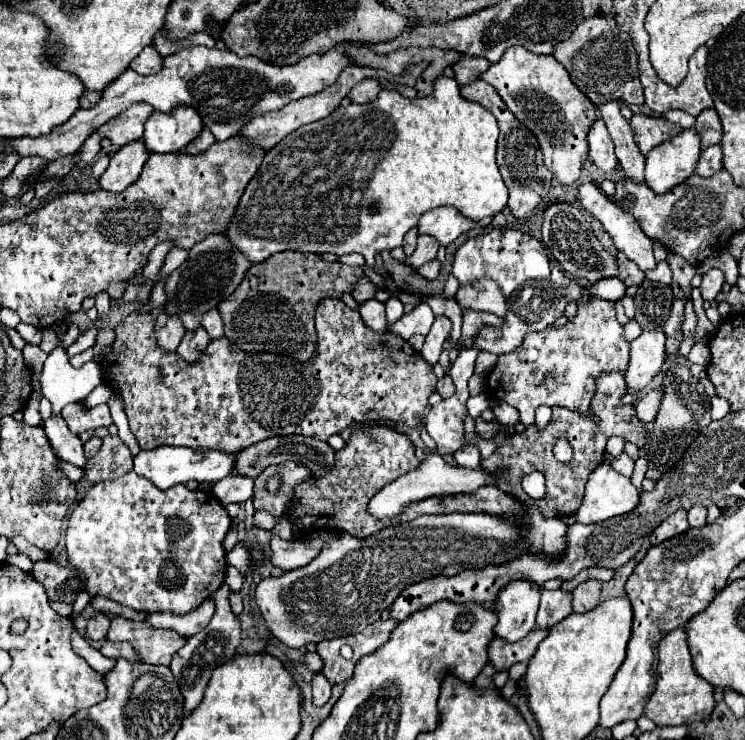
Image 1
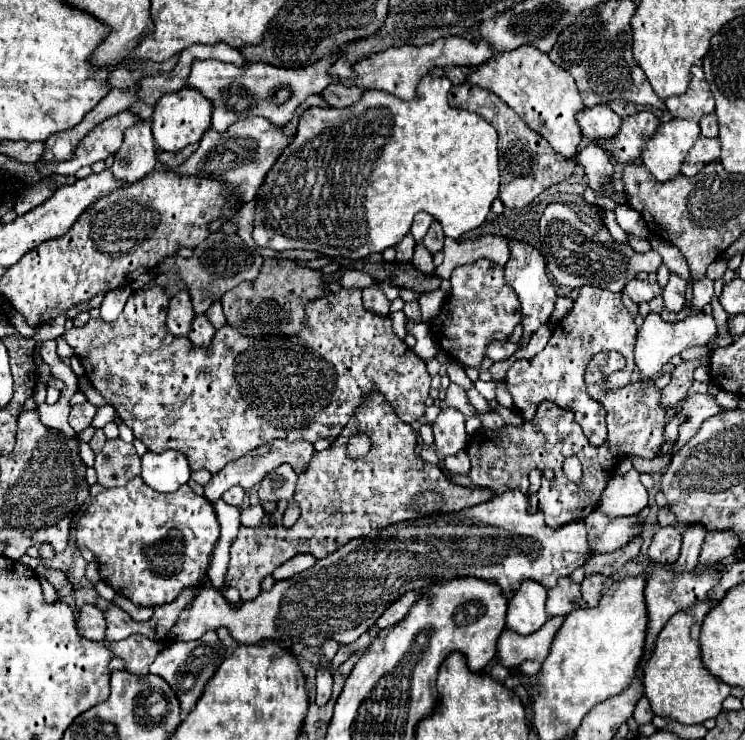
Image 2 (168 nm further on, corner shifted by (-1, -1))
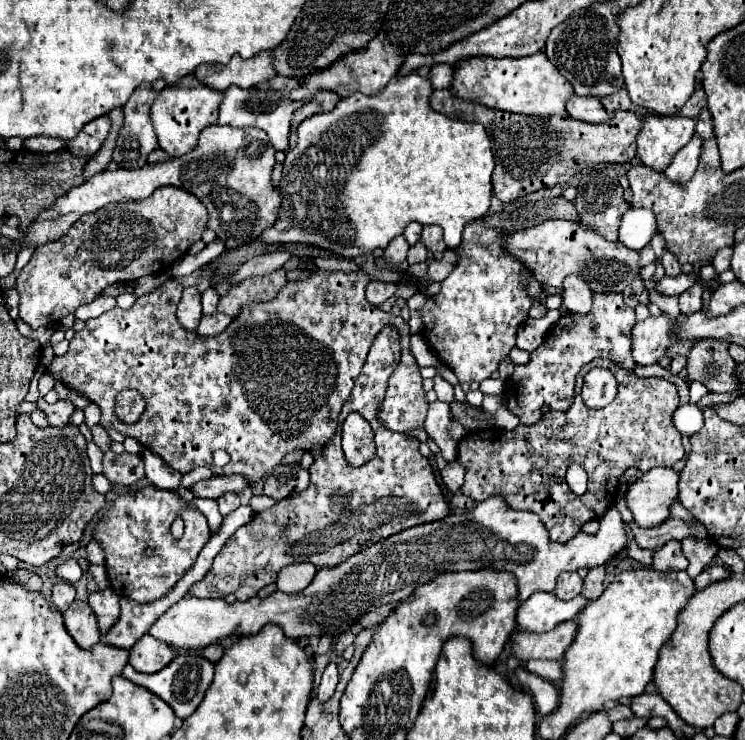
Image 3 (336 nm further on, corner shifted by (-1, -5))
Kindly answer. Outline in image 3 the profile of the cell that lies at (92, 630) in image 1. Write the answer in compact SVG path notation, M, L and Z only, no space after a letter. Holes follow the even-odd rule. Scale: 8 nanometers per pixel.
M76 600L64 612L64 624L66 624L70 636L76 640L76 644L82 648L92 648L102 638L102 634L98 630L96 616L94 616L92 608L88 606L88 602Z

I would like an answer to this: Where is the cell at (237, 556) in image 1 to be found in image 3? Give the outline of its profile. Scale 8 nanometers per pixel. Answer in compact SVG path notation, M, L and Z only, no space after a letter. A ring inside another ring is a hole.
M386 326L376 336L354 392L340 412L336 434L310 466L312 480L306 492L290 494L272 508L254 514L246 526L238 528L214 558L210 572L190 588L190 594L198 598L224 598L232 592L238 600L250 600L260 588L276 582L276 574L288 564L310 562L316 568L334 566L346 560L346 556L352 556L352 552L360 552L360 548L376 544L382 538L418 524L442 520L450 514L450 504L434 480L434 470L420 454L420 440L388 430L378 418L378 406L384 400L388 378L398 366L398 360L398 332L394 326ZM350 412L358 412L370 422L376 440L372 462L360 468L352 468L344 460L340 446L342 424ZM286 524L288 534L280 536L280 528Z

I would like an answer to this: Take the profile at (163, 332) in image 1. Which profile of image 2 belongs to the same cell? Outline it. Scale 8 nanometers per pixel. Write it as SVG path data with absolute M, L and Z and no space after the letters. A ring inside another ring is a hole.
M180 290L174 294L170 308L168 308L168 320L166 326L174 336L186 336L190 332L190 324L194 320L194 308L190 304L190 292Z

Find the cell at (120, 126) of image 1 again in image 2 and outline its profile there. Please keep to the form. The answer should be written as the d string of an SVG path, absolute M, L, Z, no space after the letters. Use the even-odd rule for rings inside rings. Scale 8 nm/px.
M124 110L110 118L106 118L102 124L94 126L88 136L84 136L70 160L58 162L58 164L46 164L44 160L36 162L36 170L42 178L48 178L50 174L76 174L82 166L92 166L94 162L104 162L108 156L116 154L122 144L122 134L128 126L136 122L136 114Z

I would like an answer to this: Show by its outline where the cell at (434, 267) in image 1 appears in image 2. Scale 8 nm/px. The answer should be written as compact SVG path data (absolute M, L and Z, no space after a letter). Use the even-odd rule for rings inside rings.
M416 244L412 264L414 264L418 270L422 270L424 274L434 274L434 270L436 270L436 266L434 266L434 262L432 262L432 254L426 252L426 248L424 248L422 244Z

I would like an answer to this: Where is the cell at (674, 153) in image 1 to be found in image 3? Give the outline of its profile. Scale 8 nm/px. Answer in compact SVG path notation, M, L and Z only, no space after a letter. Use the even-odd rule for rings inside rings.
M656 114L648 116L636 138L638 158L648 168L664 172L670 166L676 152L684 148L696 134L694 126L696 122L692 118Z

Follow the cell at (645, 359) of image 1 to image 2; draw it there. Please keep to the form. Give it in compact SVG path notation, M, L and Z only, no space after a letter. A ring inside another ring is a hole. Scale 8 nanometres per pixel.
M650 312L644 318L644 324L638 330L638 340L636 340L636 366L642 376L654 378L662 372L662 366L682 350L690 346L706 346L718 336L718 324L714 322L712 314L700 312L700 314L688 314L680 322L666 322L662 320L660 314Z

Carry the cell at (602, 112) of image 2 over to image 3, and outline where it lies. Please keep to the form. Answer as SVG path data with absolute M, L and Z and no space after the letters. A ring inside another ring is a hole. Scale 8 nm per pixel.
M572 96L570 102L566 104L566 110L570 118L580 120L580 122L590 122L590 124L606 124L610 120L610 114L604 110L598 98L594 96Z

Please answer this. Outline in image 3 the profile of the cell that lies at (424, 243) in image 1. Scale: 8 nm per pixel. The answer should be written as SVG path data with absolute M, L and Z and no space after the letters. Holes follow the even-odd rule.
M424 226L424 230L422 230L422 244L430 252L444 252L446 244L442 240L442 228L440 226Z

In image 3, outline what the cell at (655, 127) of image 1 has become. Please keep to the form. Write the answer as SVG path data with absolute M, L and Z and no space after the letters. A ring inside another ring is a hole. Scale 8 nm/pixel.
M434 90L430 98L430 106L456 120L466 122L480 122L490 140L494 150L494 174L492 186L494 196L508 204L542 188L554 188L562 182L568 182L572 174L580 174L584 168L596 166L598 162L618 162L626 164L636 156L636 136L642 128L642 118L636 112L618 110L612 120L604 126L582 124L578 120L538 120L532 116L518 116L502 110L490 110L484 104L460 100L450 90Z

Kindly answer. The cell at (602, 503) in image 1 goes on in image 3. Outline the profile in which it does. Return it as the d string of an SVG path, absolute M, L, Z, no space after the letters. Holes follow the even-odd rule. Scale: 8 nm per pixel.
M666 466L652 468L634 484L628 486L626 506L640 528L662 524L668 514L668 506L678 496L678 472Z

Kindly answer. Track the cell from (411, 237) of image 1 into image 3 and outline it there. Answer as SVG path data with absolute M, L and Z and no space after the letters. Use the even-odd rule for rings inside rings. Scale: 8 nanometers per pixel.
M398 236L396 240L392 240L390 242L390 246L386 246L386 260L390 262L390 264L400 264L400 262L404 262L406 260L406 254L408 254L408 242L406 242L406 238L404 236Z

